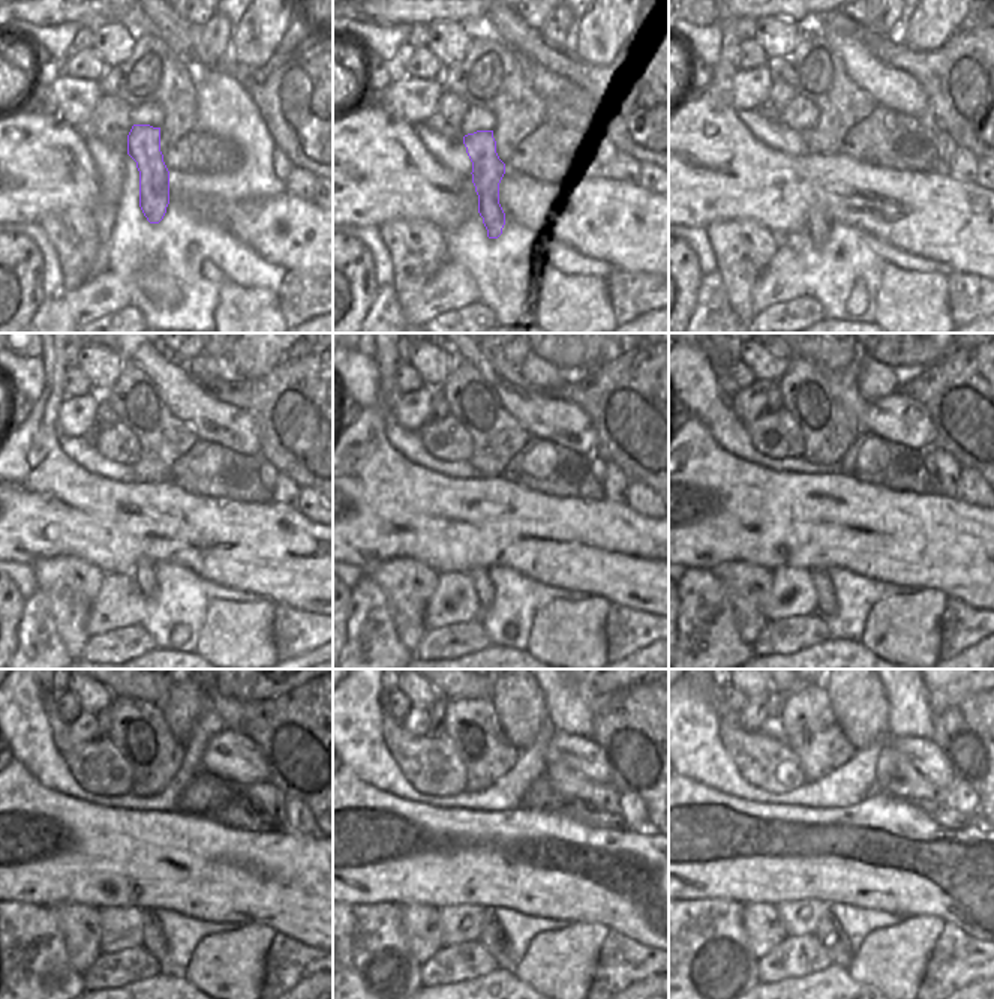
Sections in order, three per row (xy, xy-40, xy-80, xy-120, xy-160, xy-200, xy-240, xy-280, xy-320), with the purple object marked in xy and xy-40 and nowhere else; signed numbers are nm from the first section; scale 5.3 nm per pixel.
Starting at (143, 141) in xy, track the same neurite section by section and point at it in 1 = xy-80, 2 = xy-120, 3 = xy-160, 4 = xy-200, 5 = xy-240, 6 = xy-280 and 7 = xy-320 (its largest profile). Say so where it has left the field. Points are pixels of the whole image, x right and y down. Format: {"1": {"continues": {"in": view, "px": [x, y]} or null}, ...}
{"1": {"continues": {"in": "xy-80", "px": [817, 225]}}, "2": {"continues": {"in": "xy-120", "px": [144, 572]}}, "3": {"continues": {"in": "xy-160", "px": [483, 584]}}, "4": {"continues": {"in": "xy-200", "px": [826, 605]}}, "5": {"continues": {"in": "xy-240", "px": [153, 938]}}, "6": {"continues": {"in": "xy-280", "px": [494, 939]}}, "7": {"continues": {"in": "xy-320", "px": [829, 932]}}}

